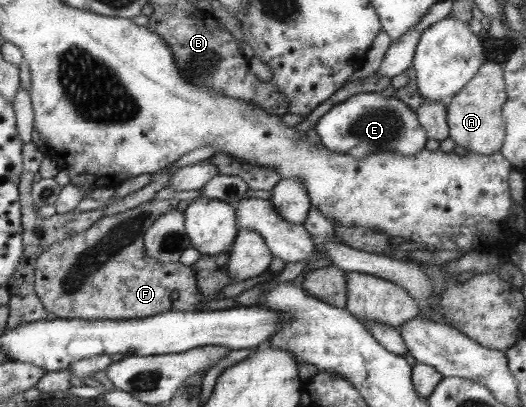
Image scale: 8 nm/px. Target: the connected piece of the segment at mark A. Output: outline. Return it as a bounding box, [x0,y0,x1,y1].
[445,62,507,156]

